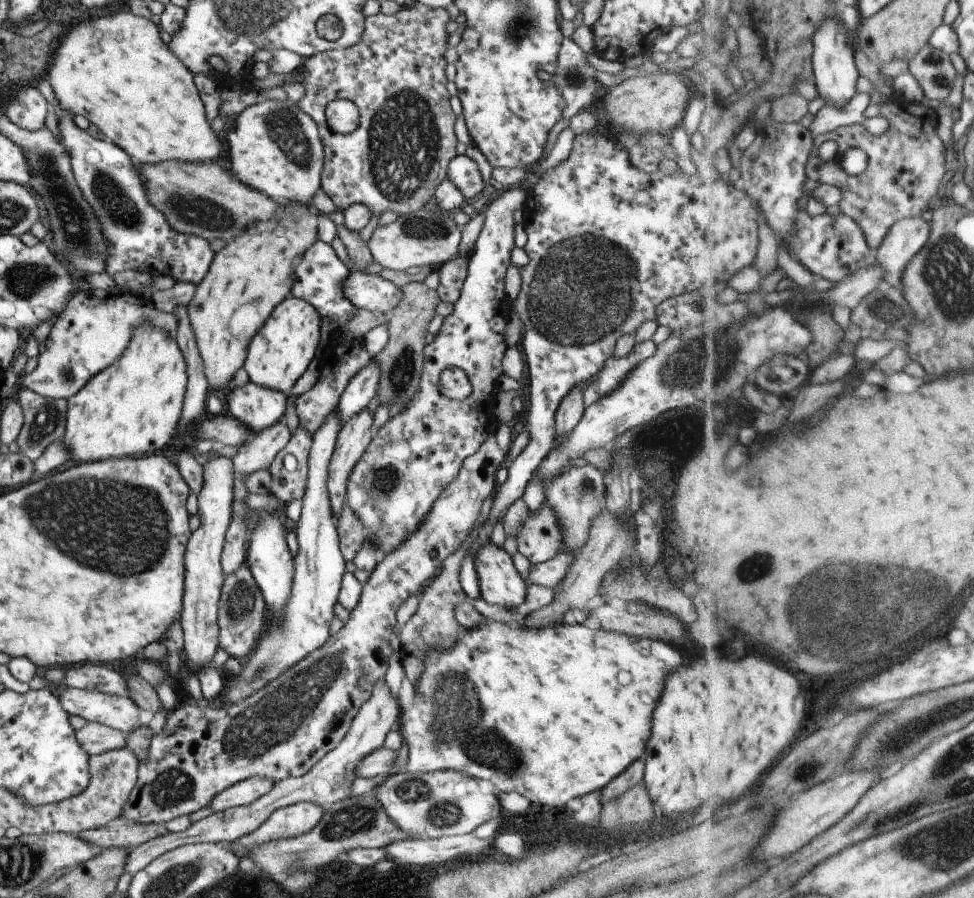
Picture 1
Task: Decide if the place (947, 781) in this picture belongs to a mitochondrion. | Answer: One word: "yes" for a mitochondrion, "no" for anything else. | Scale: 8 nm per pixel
yes

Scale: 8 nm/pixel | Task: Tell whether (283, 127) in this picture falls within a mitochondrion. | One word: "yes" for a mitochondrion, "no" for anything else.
yes

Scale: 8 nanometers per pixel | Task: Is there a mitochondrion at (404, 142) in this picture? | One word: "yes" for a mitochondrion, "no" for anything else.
yes

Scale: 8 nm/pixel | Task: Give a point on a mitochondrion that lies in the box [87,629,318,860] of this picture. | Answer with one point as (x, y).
(171, 786)

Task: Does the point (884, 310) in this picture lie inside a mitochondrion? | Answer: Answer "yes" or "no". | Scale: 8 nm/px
yes

